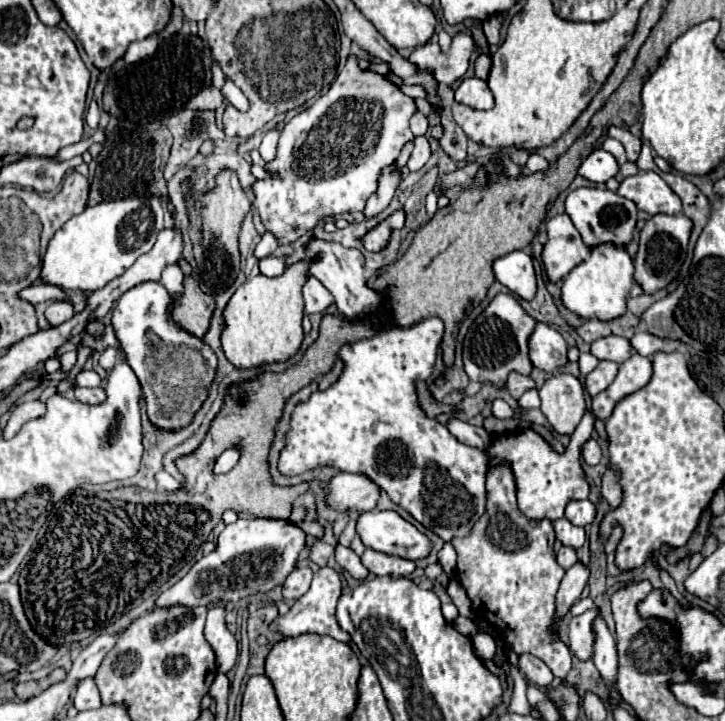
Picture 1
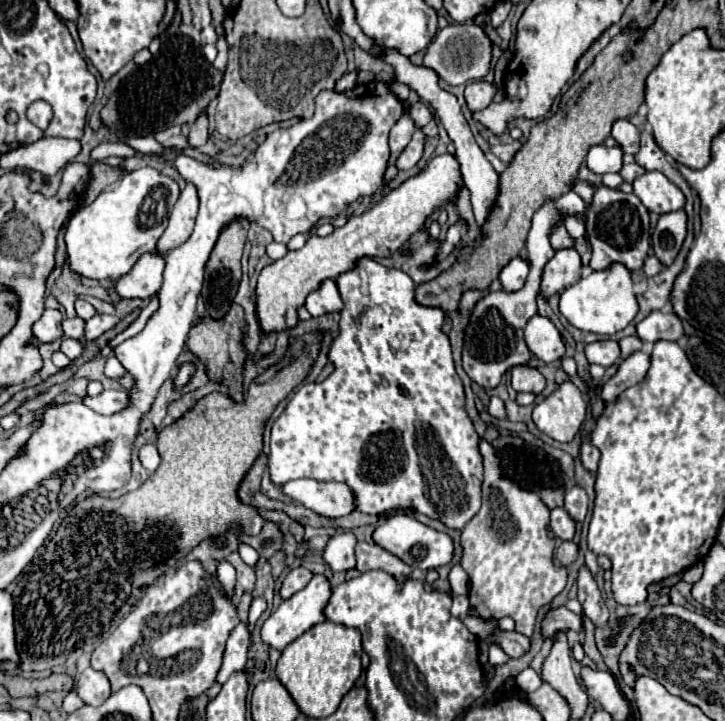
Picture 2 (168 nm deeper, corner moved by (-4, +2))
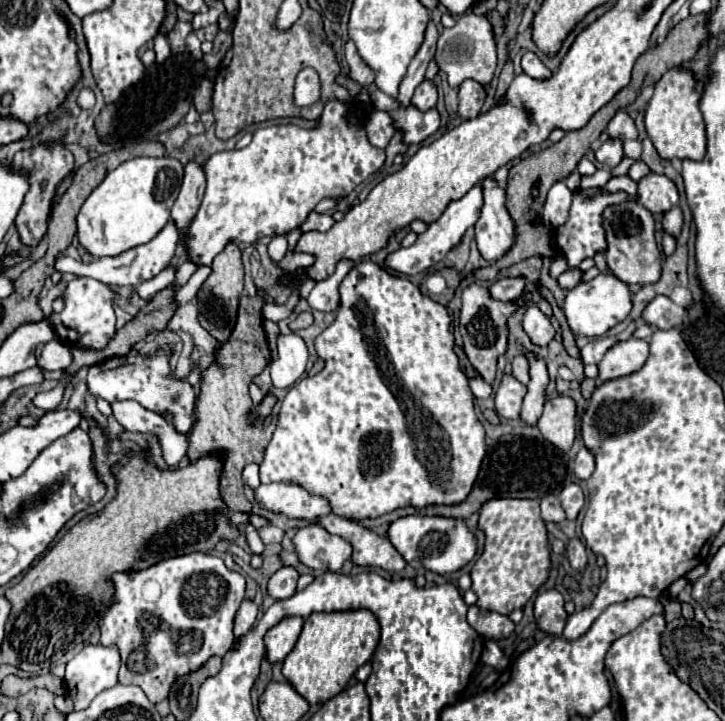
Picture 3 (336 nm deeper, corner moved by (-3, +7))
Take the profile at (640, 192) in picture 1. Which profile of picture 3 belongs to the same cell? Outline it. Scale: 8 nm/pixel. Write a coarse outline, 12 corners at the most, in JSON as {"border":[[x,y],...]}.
{"border":[[657,173],[639,181],[639,203],[651,213],[677,205],[675,183]]}

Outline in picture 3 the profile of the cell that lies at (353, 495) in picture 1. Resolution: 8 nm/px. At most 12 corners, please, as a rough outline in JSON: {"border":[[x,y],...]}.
{"border":[[269,483],[255,501],[289,519],[331,513],[325,499],[299,485]]}

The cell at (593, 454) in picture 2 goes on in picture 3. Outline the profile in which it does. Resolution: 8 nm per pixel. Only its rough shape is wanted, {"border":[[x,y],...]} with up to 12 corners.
{"border":[[583,447],[575,457],[577,479],[587,481],[595,471],[593,455]]}

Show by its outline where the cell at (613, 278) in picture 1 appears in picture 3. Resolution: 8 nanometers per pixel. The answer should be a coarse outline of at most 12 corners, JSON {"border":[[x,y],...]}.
{"border":[[613,273],[577,285],[563,313],[575,335],[601,337],[631,311]]}

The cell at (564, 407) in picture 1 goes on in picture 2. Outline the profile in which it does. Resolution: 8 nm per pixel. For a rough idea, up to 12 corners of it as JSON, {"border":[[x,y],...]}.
{"border":[[568,380],[534,406],[534,424],[570,442],[586,400]]}

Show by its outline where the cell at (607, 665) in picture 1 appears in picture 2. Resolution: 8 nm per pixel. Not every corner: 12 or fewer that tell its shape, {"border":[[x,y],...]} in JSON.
{"border":[[586,566],[578,572],[578,600],[596,628],[608,608]]}

